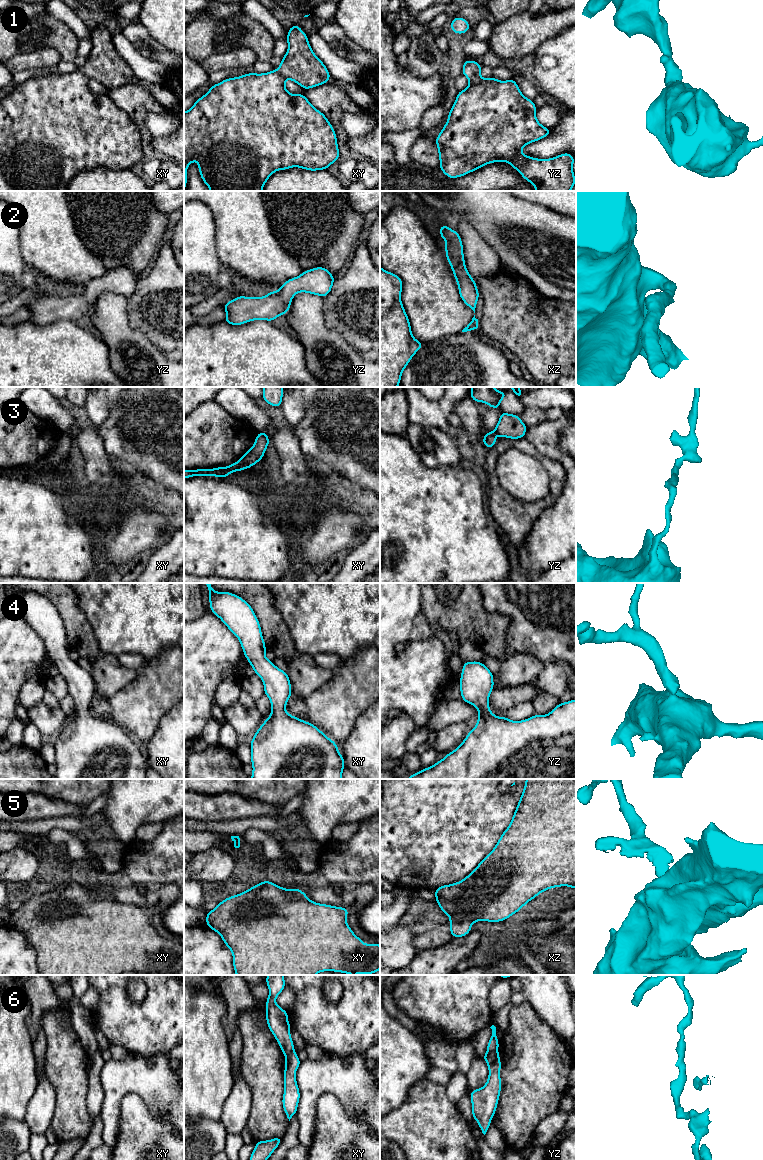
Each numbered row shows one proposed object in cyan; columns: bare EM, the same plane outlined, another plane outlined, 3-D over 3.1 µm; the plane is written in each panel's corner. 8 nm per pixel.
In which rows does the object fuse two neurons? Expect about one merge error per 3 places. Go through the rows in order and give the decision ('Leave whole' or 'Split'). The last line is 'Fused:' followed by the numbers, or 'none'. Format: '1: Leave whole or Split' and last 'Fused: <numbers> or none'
1: Leave whole
2: Leave whole
3: Leave whole
4: Leave whole
5: Leave whole
6: Split
Fused: 6

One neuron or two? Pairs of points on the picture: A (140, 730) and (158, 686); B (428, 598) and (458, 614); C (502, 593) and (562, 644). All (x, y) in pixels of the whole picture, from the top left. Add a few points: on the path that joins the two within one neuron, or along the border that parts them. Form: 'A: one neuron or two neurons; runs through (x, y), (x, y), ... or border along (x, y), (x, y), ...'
A: one neuron; runs through (140, 719), (140, 705), (148, 697)
B: one neuron; runs through (435, 603), (443, 609), (451, 610)
C: one neuron; runs through (517, 599), (547, 629)

